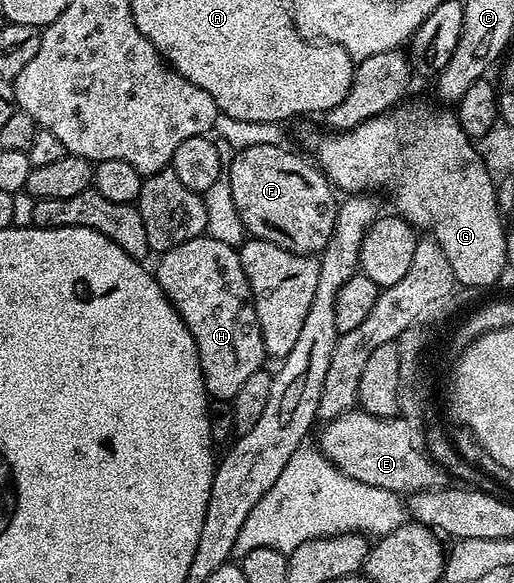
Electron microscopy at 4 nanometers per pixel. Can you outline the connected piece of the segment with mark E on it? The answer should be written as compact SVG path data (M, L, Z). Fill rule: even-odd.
M357 407L350 413L335 417L323 428L319 451L350 479L399 495L421 493L441 484L438 466L426 448L425 434L419 433L416 430L419 428L402 416L375 417Z

